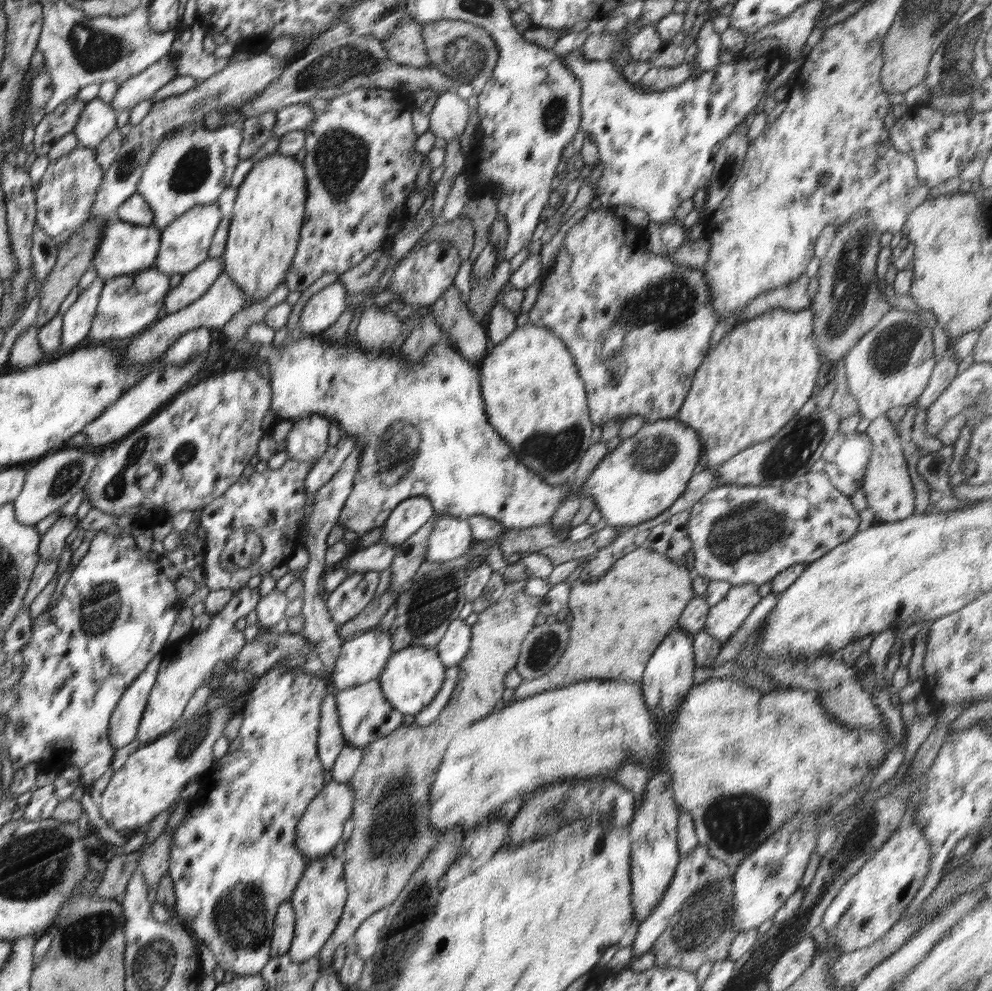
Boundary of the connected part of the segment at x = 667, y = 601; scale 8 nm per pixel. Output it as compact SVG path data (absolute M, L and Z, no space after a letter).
M639 546L616 560L596 583L571 578L567 606L573 620L566 651L550 672L523 680L515 688L513 700L590 679L640 681L652 654L694 598L693 575L686 564L679 565L650 547Z

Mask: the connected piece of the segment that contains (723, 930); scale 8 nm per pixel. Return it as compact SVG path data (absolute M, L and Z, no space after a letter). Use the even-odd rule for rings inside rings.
M732 875L709 882L686 900L658 935L649 952L654 955L656 967L695 971L706 961L722 961L727 958L732 941L738 935L732 928L733 877Z

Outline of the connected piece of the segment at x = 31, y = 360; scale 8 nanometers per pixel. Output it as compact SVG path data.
M33 323L14 342L8 361L14 368L24 370L28 367L37 366L38 362L39 364L43 364L43 358L48 352L44 352L43 348L39 345L37 339L38 328L39 327Z

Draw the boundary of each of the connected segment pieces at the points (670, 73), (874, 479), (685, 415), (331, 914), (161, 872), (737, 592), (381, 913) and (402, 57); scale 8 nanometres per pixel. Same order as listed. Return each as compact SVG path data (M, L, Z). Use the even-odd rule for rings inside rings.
M684 62L674 68L652 67L639 80L639 87L644 92L662 92L667 88L678 86L690 78L690 63Z
M884 413L870 421L865 433L870 437L872 452L863 476L862 488L866 493L868 508L875 514L876 524L902 520L913 515L914 487L908 475L908 465L894 424Z
M810 307L799 311L776 308L728 330L726 336L706 353L676 416L698 434L702 451L694 475L715 468L749 446L771 439L812 398L822 358L813 334Z
M333 854L310 860L304 869L298 886L289 899L295 912L295 931L289 951L291 961L296 964L317 956L325 942L332 936L347 901L343 859Z
M164 831L140 855L138 866L149 889L156 889L162 877L167 874L173 832Z
M756 583L732 585L724 599L709 608L704 629L722 645L726 644L760 600L759 585Z
M387 907L371 914L353 934L355 953L365 961L374 954L378 943L381 941L381 930L386 922Z
M405 11L401 24L382 42L388 58L396 64L416 68L429 66L427 48L421 35L422 29L423 24L416 22Z

